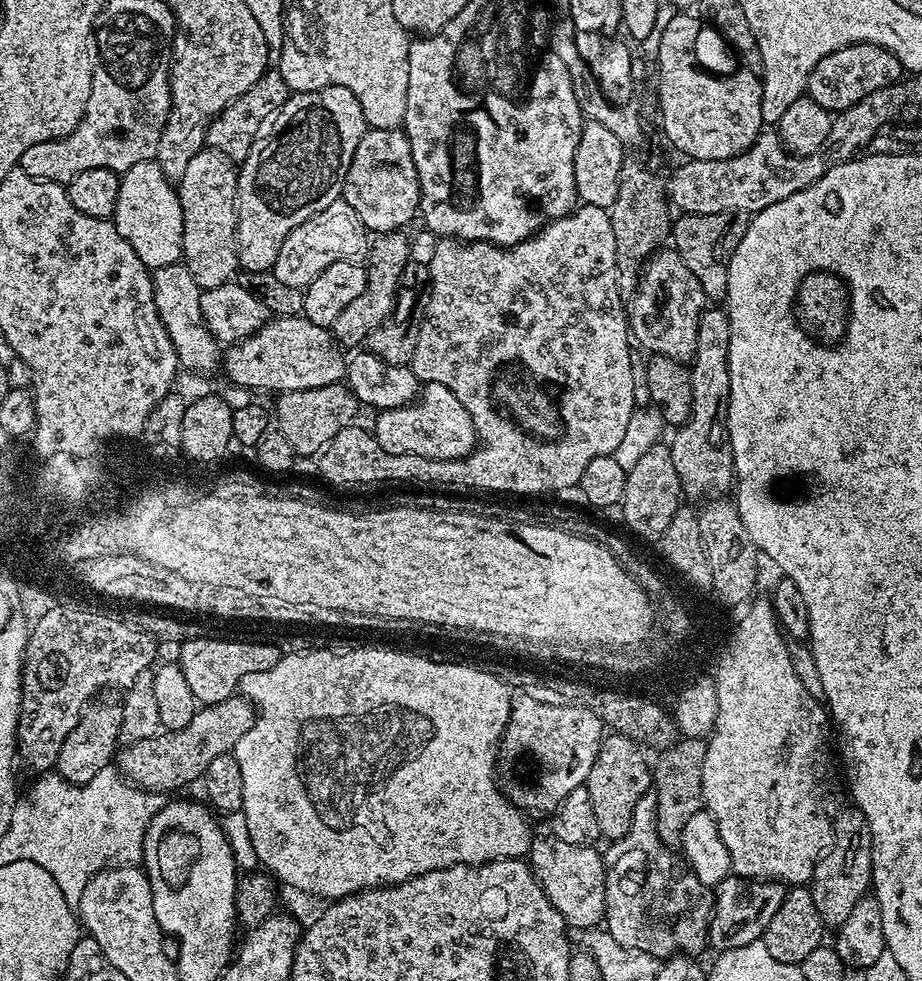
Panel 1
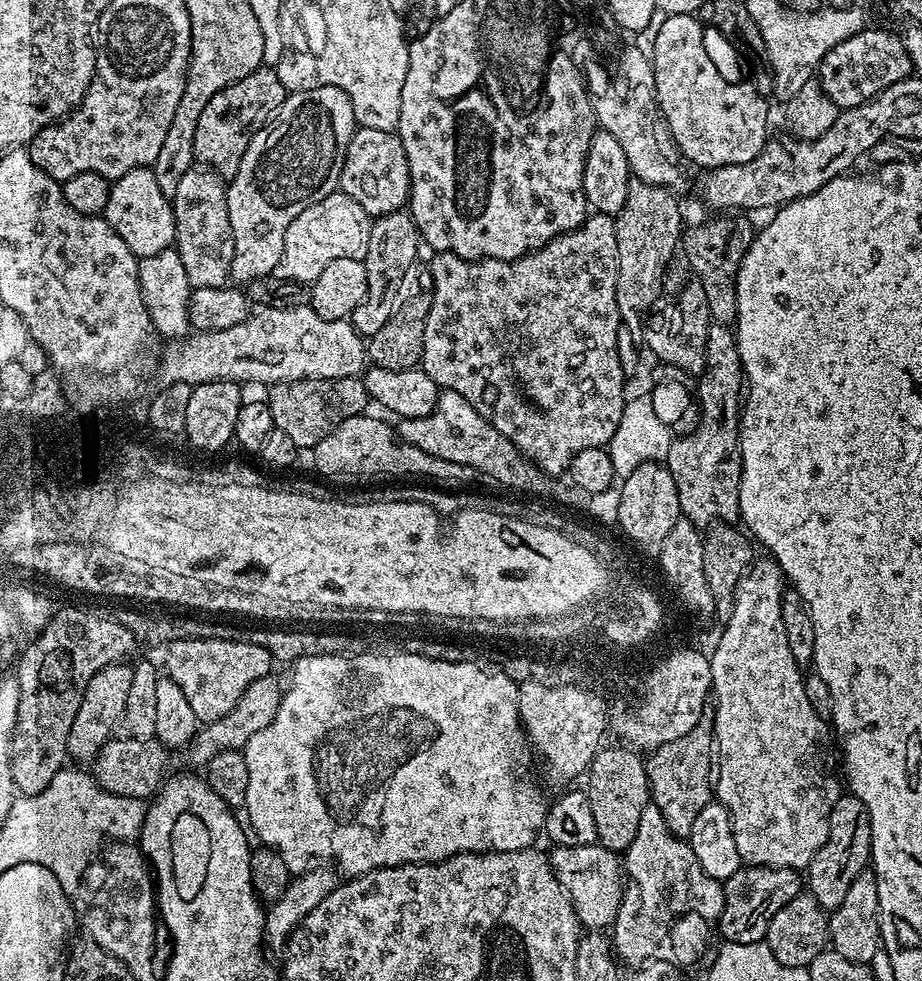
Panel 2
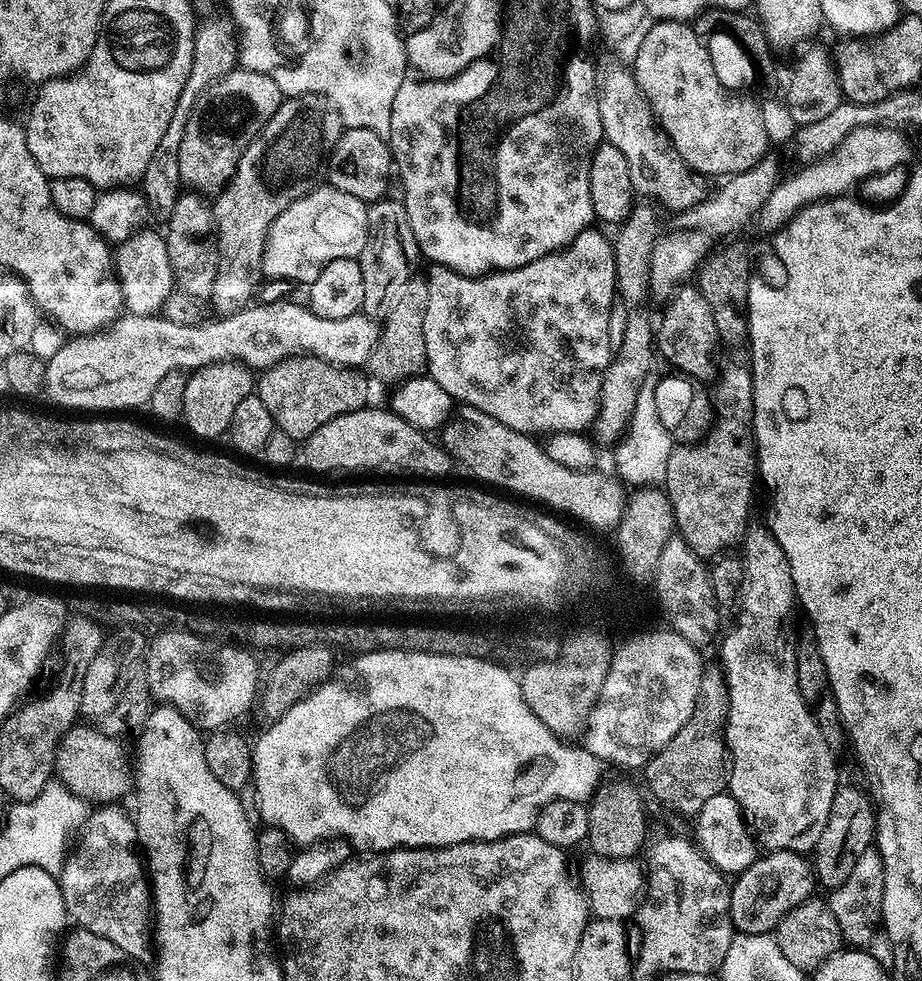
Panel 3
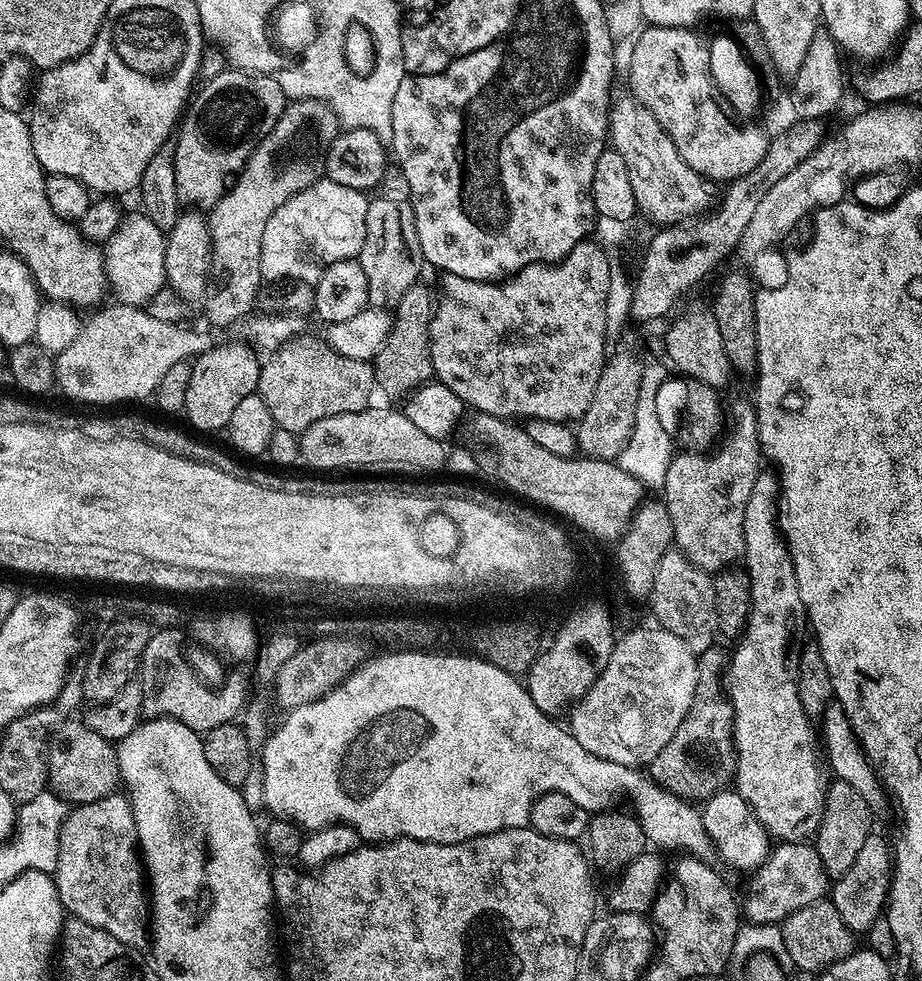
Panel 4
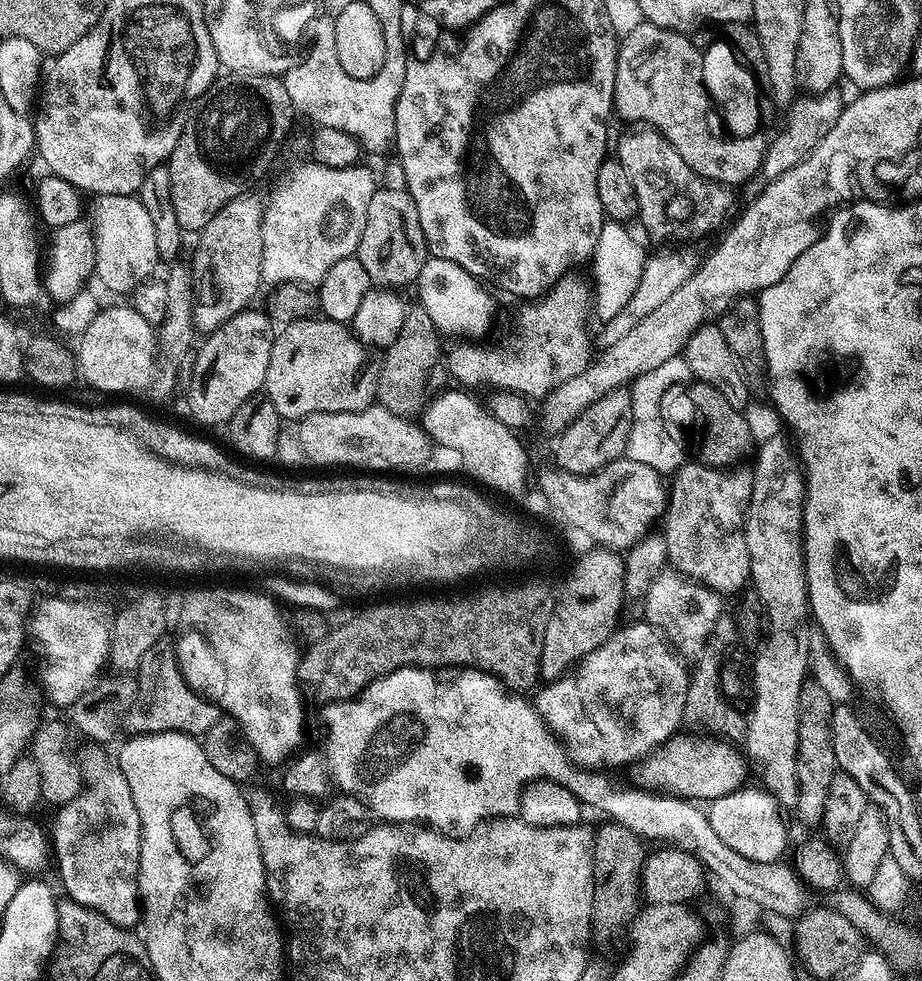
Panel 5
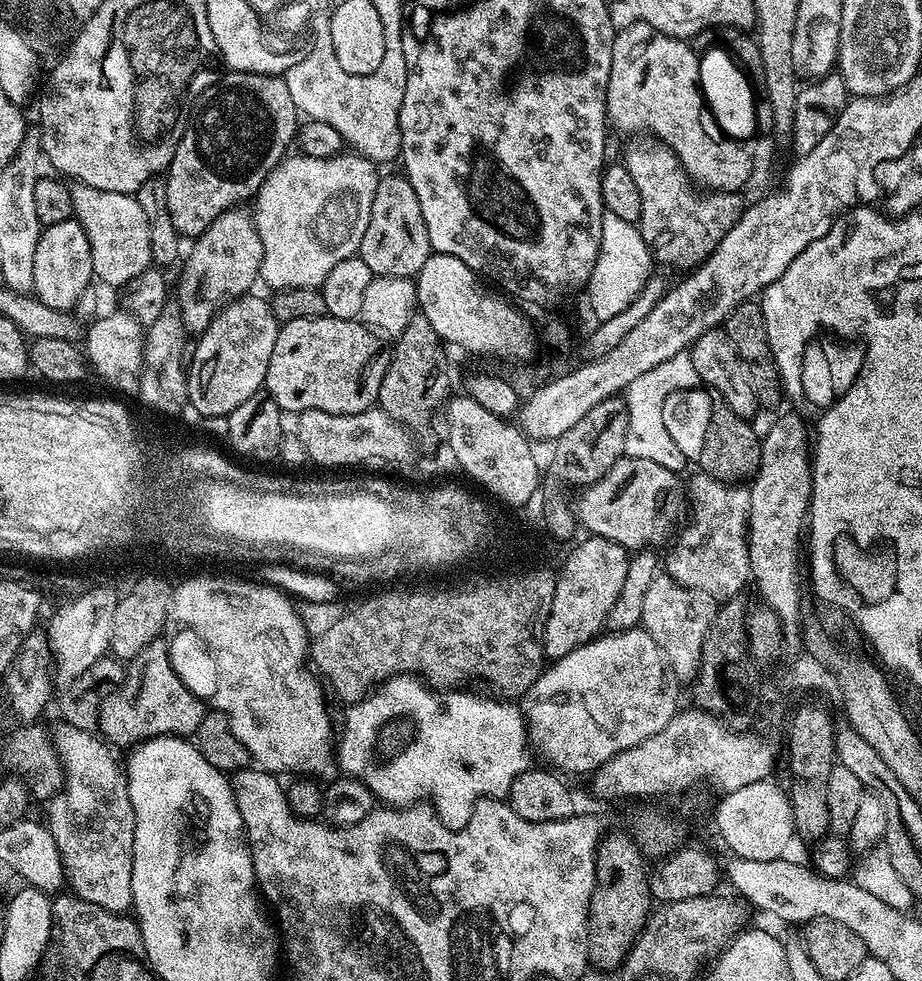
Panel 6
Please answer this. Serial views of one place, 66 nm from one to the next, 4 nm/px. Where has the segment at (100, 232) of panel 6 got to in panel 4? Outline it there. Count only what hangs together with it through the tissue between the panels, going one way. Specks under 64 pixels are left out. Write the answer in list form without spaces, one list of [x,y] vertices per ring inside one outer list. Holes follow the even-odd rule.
[[[143,214],[125,215],[116,227],[116,233],[103,245],[104,273],[108,275],[111,295],[121,304],[129,304],[135,308],[147,305],[148,301],[165,287],[166,233],[150,218]]]

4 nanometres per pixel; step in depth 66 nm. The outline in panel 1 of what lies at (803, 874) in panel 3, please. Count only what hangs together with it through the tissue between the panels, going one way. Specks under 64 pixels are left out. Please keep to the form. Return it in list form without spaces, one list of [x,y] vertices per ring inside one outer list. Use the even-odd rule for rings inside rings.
[[[730,874],[713,889],[713,911],[708,925],[709,945],[721,952],[757,943],[770,924],[770,918],[774,918],[778,911],[778,906],[782,906],[785,891],[785,885],[775,880],[748,881],[744,877]]]

